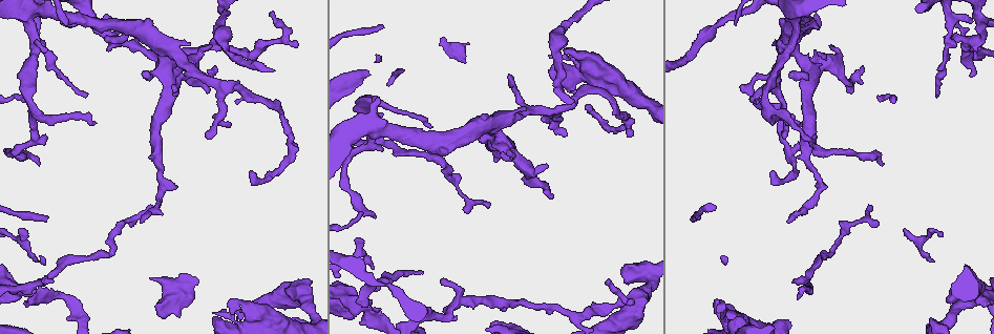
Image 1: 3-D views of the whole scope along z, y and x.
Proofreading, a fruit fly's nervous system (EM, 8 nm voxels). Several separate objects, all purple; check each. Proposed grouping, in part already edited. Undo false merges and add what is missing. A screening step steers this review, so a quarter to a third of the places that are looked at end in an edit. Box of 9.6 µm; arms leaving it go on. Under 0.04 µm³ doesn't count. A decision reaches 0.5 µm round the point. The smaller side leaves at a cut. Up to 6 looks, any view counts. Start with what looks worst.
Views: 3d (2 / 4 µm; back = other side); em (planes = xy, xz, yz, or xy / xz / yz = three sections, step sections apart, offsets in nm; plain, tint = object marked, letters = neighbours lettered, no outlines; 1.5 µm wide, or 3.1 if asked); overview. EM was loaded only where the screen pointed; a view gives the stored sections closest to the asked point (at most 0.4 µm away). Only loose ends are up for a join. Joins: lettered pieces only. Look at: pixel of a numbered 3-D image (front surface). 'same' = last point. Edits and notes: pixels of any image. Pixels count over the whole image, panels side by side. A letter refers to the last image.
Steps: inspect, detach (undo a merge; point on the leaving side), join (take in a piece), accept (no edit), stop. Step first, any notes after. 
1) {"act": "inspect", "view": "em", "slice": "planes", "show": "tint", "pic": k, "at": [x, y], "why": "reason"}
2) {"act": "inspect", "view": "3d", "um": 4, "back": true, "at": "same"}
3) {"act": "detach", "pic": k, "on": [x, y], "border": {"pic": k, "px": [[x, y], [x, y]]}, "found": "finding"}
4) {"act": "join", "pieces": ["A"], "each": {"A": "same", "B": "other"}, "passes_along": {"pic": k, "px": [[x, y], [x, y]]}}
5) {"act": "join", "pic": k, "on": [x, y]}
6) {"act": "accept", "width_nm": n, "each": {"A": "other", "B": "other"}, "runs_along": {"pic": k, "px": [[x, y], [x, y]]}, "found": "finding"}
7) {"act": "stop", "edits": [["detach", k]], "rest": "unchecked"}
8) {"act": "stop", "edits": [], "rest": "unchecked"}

{"act": "inspect", "view": "em", "slice": "planes", "show": "letters", "pic": 1, "at": [489, 206], "why": "free end"}

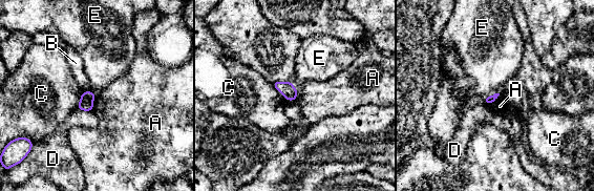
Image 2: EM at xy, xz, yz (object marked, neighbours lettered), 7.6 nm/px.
{"act": "accept", "each": {"A": "other", "B": "other", "C": "other", "D": "other", "E": "other"}, "found": "none of them fits"}

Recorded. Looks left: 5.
{"act": "inspect", "view": "em", "slice": "xz", "step": 4, "show": "tint", "pic": 1, "at": [108, 41], "why": "free end"}

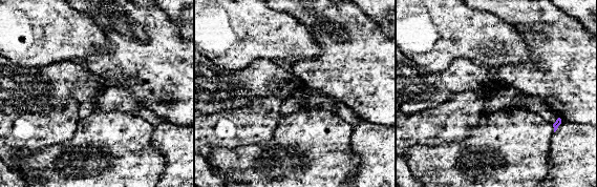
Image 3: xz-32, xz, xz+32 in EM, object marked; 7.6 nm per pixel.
{"act": "inspect", "view": "em", "slice": "planes", "show": "letters", "at": "same", "why": "cut it another way"}

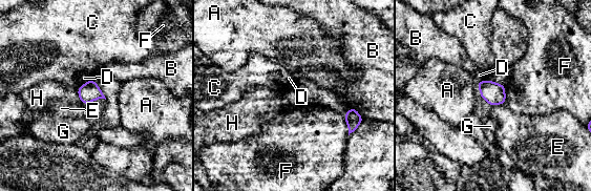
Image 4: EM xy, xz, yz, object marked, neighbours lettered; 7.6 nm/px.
{"act": "accept", "width_nm": 150, "each": {"A": "other", "B": "other", "C": "other", "D": "other", "E": "other", "F": "other", "G": "other", "H": "other"}, "found": "none of them fits"}

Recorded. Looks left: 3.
{"act": "inspect", "view": "3d", "um": 2, "pic": 1, "at": [971, 77], "why": "free end"}

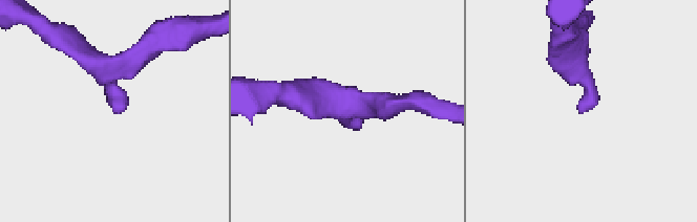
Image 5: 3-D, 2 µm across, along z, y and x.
{"act": "inspect", "view": "em", "slice": "planes", "show": "letters", "pic": 5, "at": [119, 113], "arm_widths_nm": [190, 190], "why": "now the EM"}

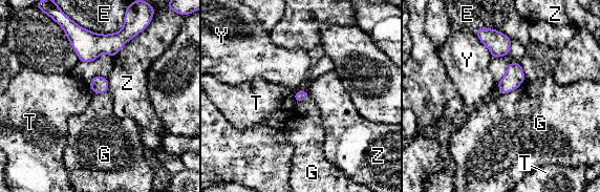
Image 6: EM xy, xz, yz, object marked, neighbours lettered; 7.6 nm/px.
{"act": "accept", "each": {"E": "other", "G": "other", "T": "other", "Y": "other", "Z": "other"}, "border": {"pic": 6, "px": [[524, 79], [516, 88], [501, 93]]}, "found": "no lettered piece goes on from it"}

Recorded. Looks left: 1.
{"act": "stop", "edits": [], "rest": "unchecked"}

